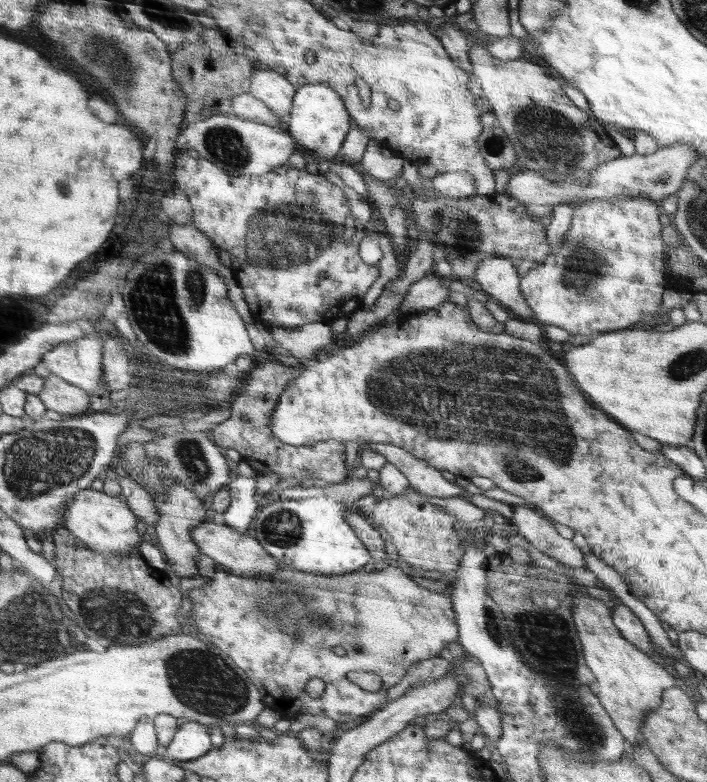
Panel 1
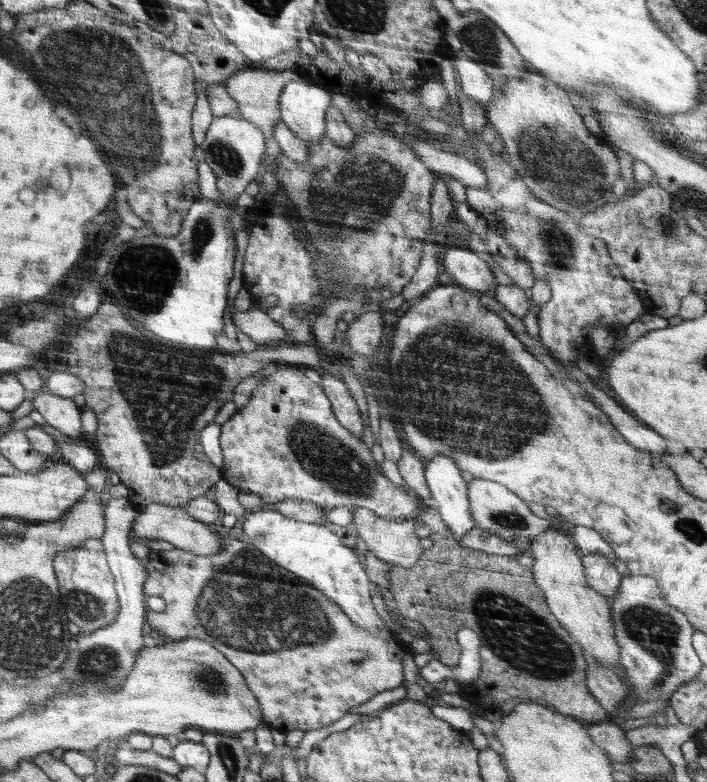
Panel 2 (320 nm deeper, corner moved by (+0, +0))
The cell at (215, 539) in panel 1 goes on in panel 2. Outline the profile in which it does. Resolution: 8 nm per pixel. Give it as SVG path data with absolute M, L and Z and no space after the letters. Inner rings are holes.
M158 504L148 505L137 511L131 526L132 538L166 540L176 549L186 549L199 555L217 553L223 546L221 540L226 535L217 525L208 525L186 514L185 507L171 507Z

